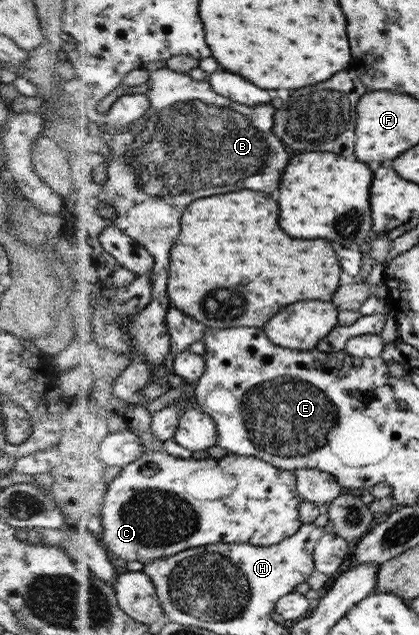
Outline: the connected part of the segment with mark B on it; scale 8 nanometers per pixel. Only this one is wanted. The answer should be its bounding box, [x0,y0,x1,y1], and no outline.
[64,66,290,387]

